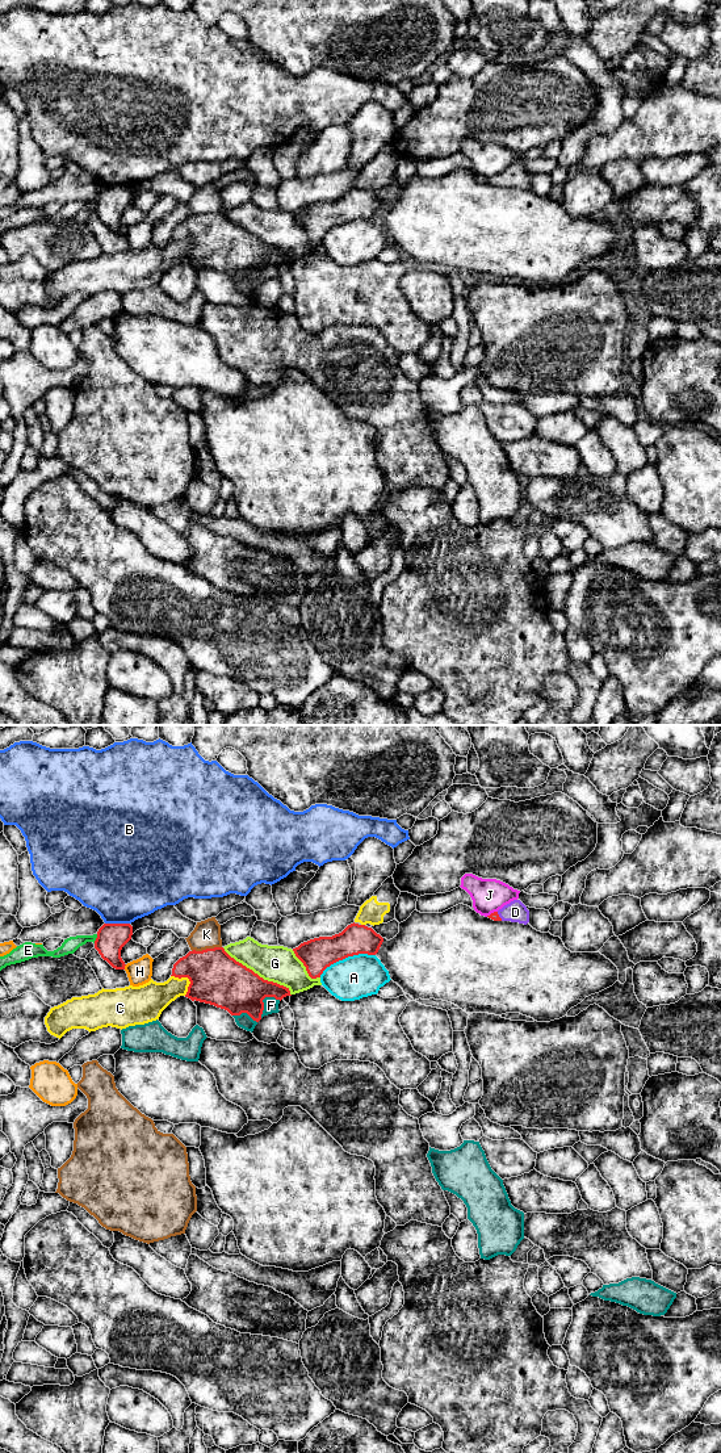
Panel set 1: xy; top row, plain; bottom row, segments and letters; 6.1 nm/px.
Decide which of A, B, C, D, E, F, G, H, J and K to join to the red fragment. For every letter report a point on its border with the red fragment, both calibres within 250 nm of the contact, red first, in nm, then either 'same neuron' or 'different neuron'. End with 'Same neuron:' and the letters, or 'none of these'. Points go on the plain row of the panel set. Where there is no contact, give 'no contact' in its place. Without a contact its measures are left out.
A: xy (346, 221) | 200/260 nm | different neuron
B: xy (117, 188) | 180/460 nm | different neuron
C: xy (188, 242) | 320/200 nm | different neuron
D: xy (498, 180) | 50/130 nm | same neuron
E: xy (96, 202) | 180/90 nm | different neuron
F: xy (263, 263) | 300/100 nm | different neuron
G: xy (256, 238) | 320/220 nm | different neuron
H: xy (124, 231) | 180/150 nm | different neuron
J: xy (491, 178) | 50/200 nm | different neuron
K: xy (206, 213) | 320/170 nm | different neuron
Same neuron: D

